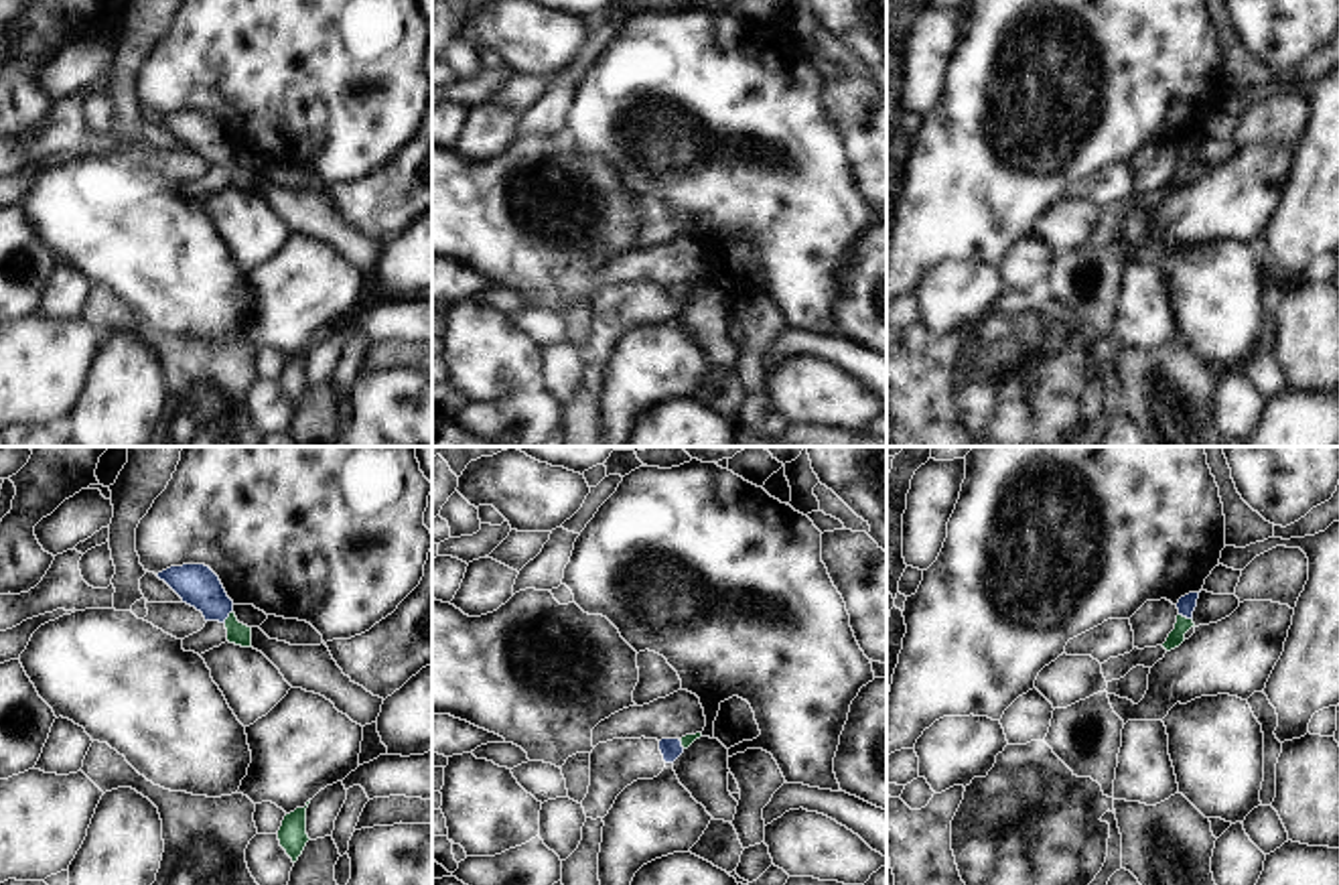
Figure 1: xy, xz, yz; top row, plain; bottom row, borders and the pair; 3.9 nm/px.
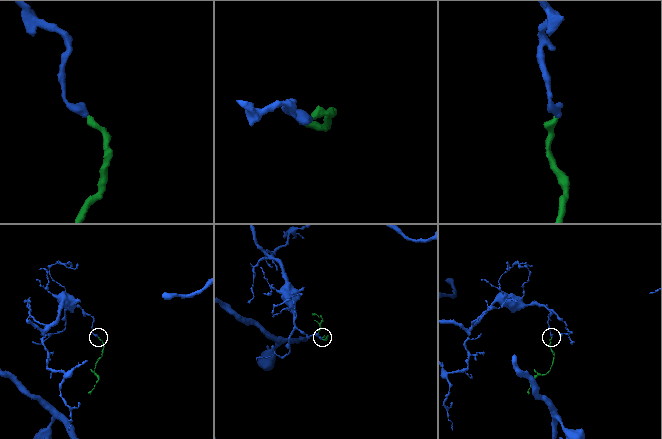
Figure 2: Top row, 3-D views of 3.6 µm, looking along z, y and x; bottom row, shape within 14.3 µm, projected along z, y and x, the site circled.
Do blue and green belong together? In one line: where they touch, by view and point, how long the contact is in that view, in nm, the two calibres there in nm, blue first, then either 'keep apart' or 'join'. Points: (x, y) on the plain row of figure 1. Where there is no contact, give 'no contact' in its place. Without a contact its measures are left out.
contact yz (1185, 161); length 60 nm; calibres 70 and 70 nm; join

